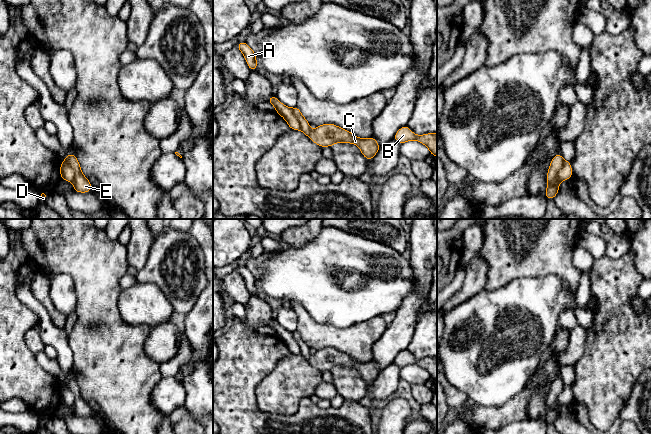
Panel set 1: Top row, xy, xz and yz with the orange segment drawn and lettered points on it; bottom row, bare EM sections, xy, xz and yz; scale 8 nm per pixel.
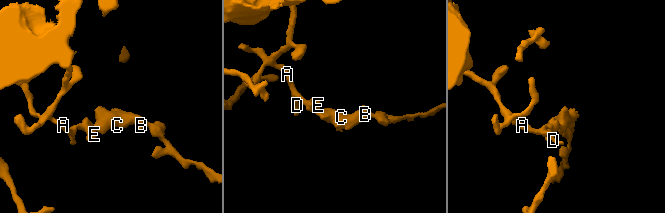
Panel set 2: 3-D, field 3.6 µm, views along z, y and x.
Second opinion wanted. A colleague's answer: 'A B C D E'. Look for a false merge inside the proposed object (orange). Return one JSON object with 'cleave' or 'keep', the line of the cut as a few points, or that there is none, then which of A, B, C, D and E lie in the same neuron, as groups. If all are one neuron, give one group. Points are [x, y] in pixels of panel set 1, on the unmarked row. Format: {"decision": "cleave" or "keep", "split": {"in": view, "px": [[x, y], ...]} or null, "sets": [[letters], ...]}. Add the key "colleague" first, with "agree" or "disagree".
{"colleague": "disagree", "decision": "cleave", "split": {"in": "xy", "px": [[64, 384], [73, 394], [74, 402], [72, 405]]}, "sets": [["A", "D"], ["B", "C", "E"]]}

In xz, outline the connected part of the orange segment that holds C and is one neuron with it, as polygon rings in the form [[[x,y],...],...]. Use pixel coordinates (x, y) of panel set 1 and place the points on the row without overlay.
[[[296,330],[292,332],[292,335],[300,346],[300,354],[322,372],[331,371],[335,367],[351,367],[357,369],[366,384],[370,385],[381,371],[374,361],[358,362],[350,355],[332,347],[319,349],[311,355],[310,347],[304,342],[299,332]]]

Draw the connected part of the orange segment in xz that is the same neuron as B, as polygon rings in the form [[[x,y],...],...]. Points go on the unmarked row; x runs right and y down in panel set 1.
[[[405,349],[401,351],[394,359],[394,364],[396,364],[400,369],[407,365],[418,365],[424,368],[430,375],[430,378],[437,381],[437,358],[436,357],[426,357],[424,359],[416,359],[410,352]]]

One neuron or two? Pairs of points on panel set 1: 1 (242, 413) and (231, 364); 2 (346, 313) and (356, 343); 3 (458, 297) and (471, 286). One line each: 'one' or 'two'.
1: one
2: two
3: one

